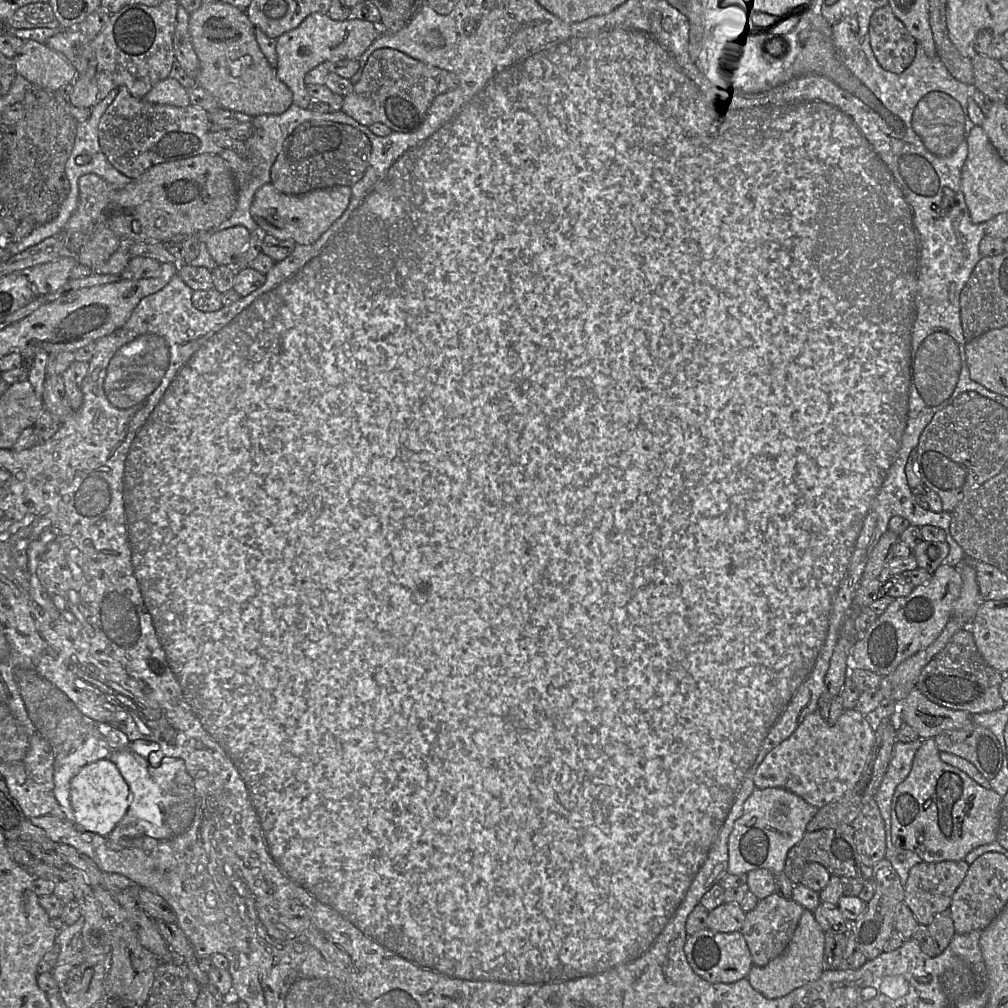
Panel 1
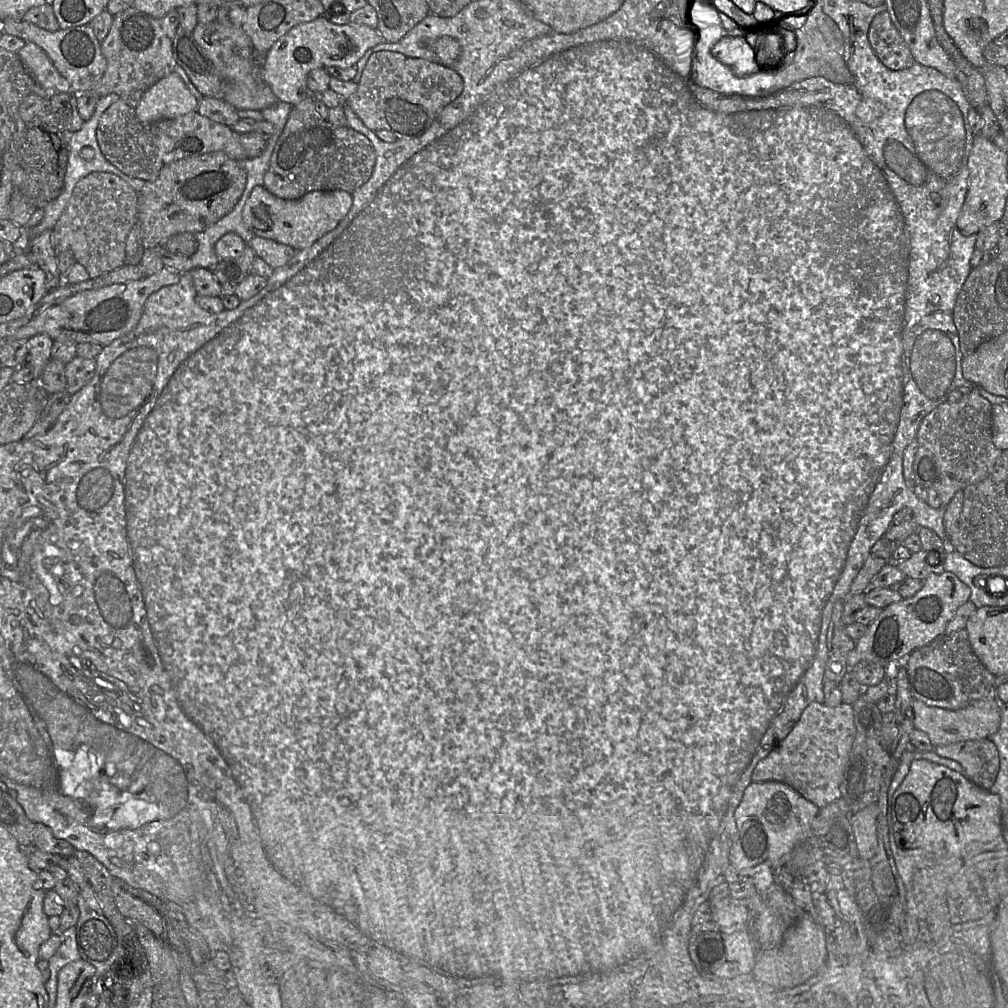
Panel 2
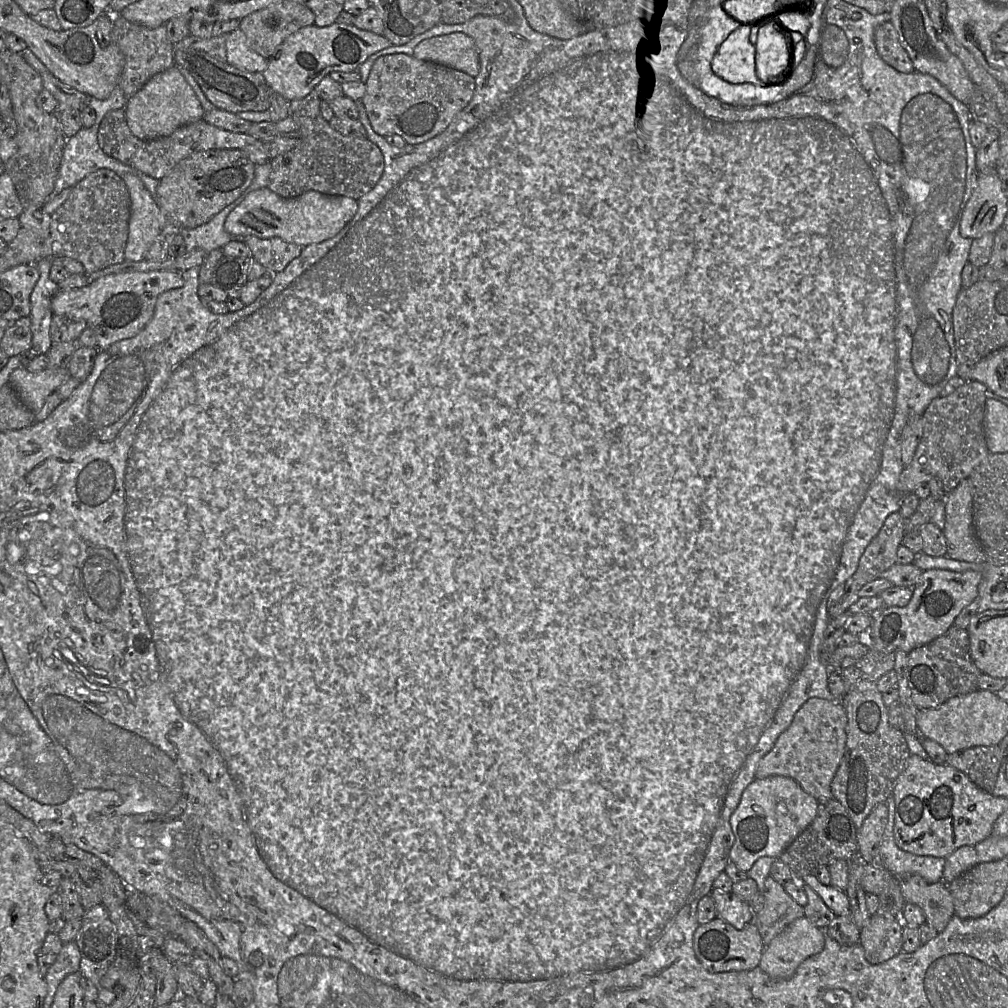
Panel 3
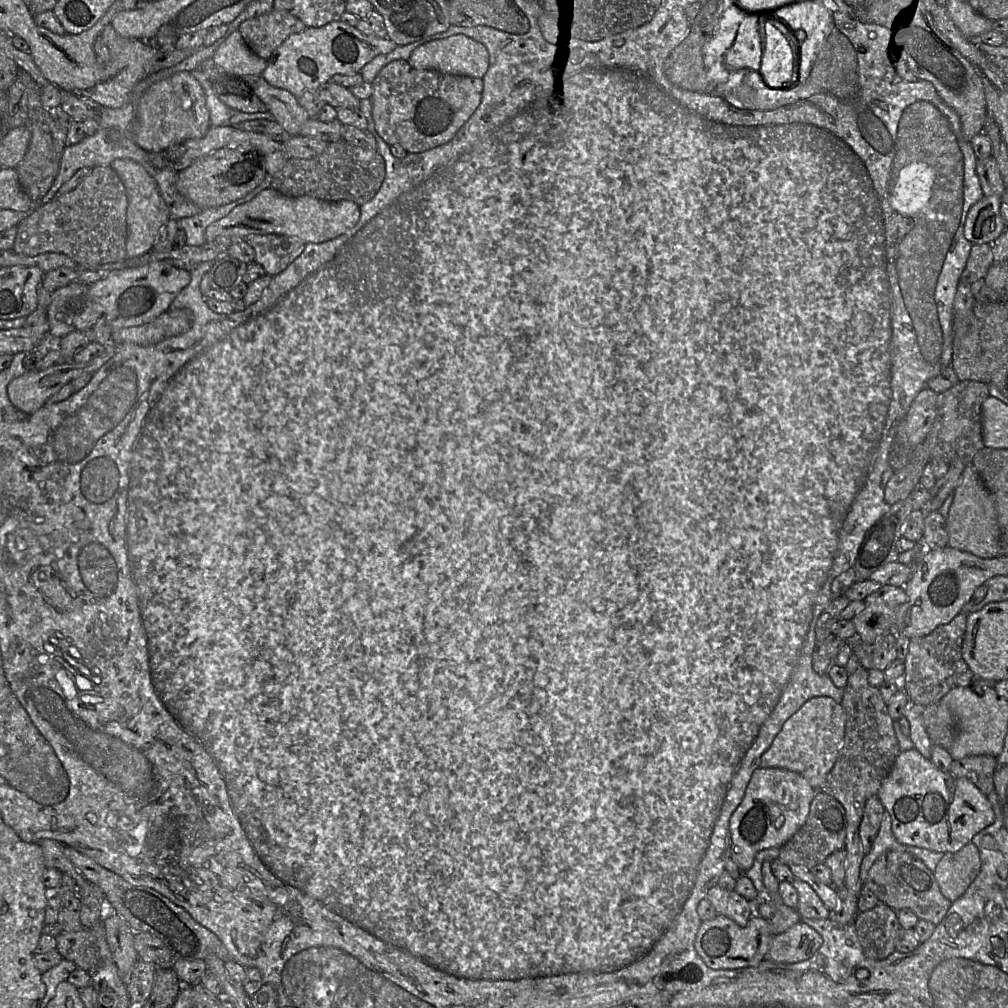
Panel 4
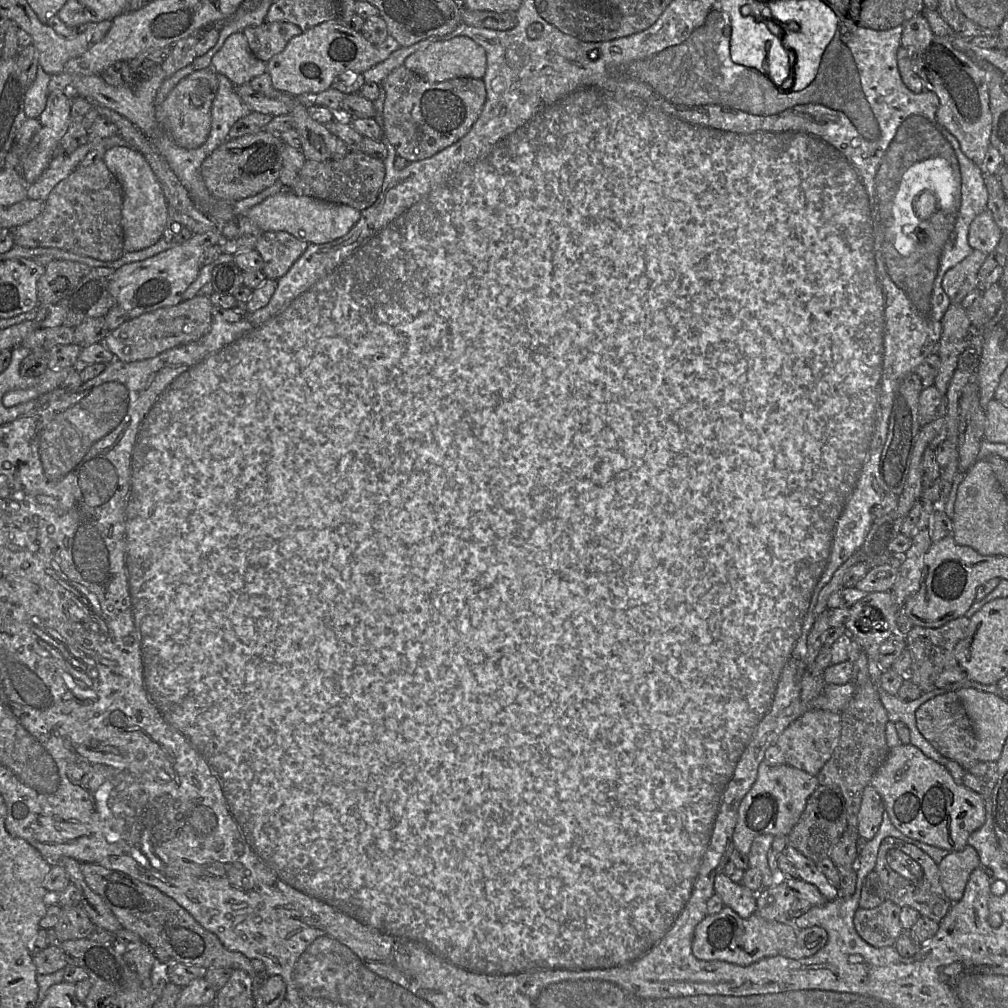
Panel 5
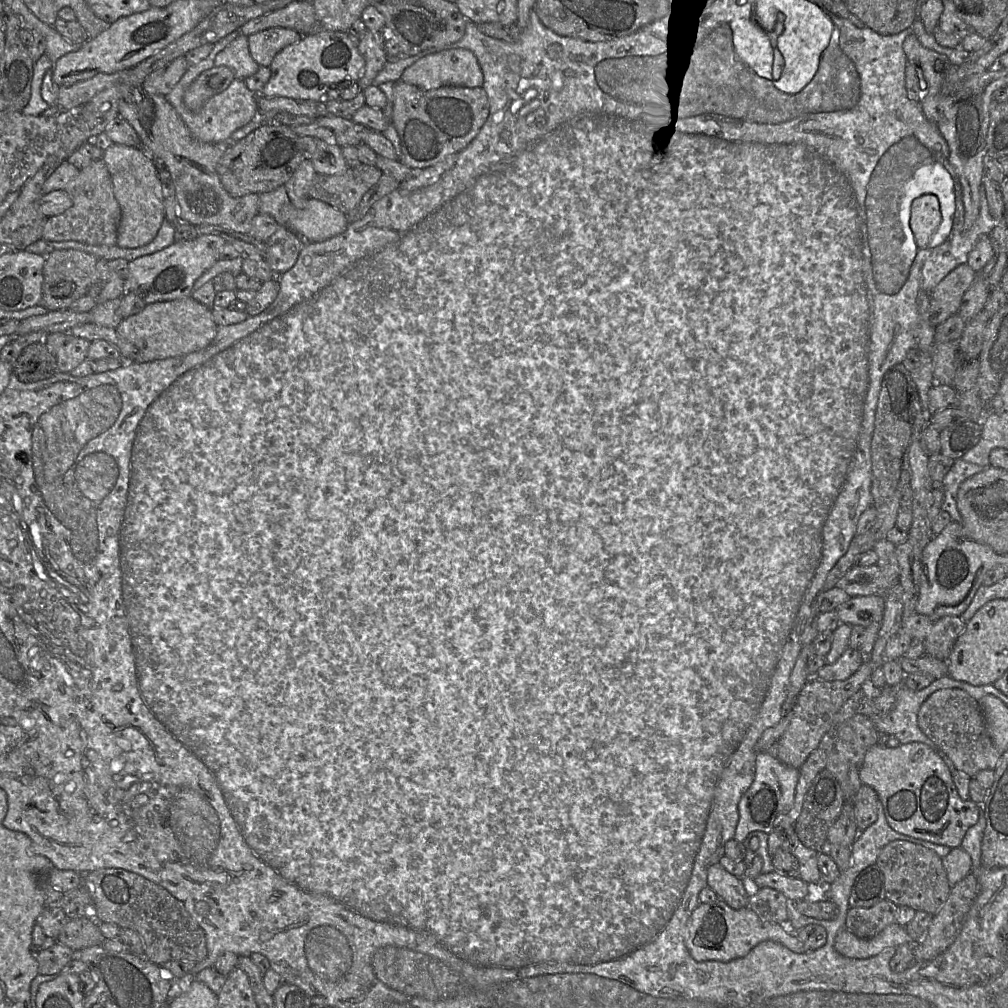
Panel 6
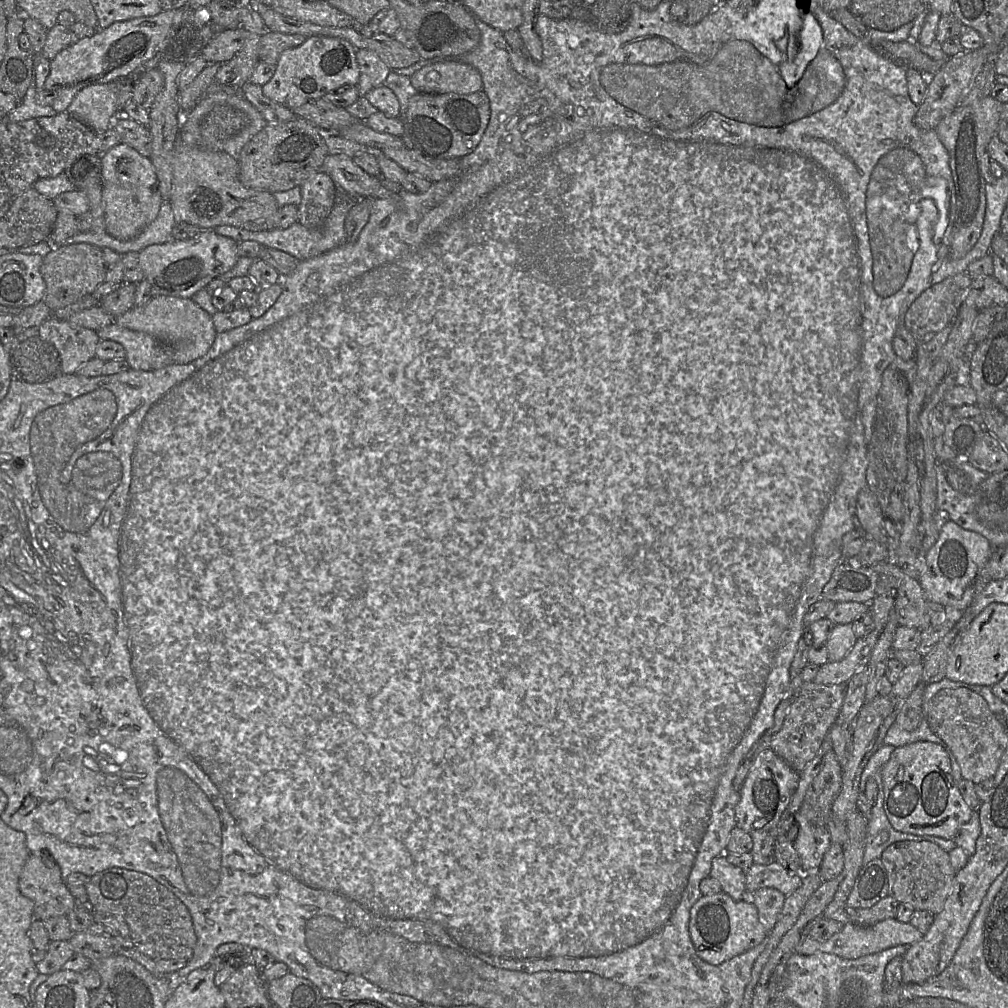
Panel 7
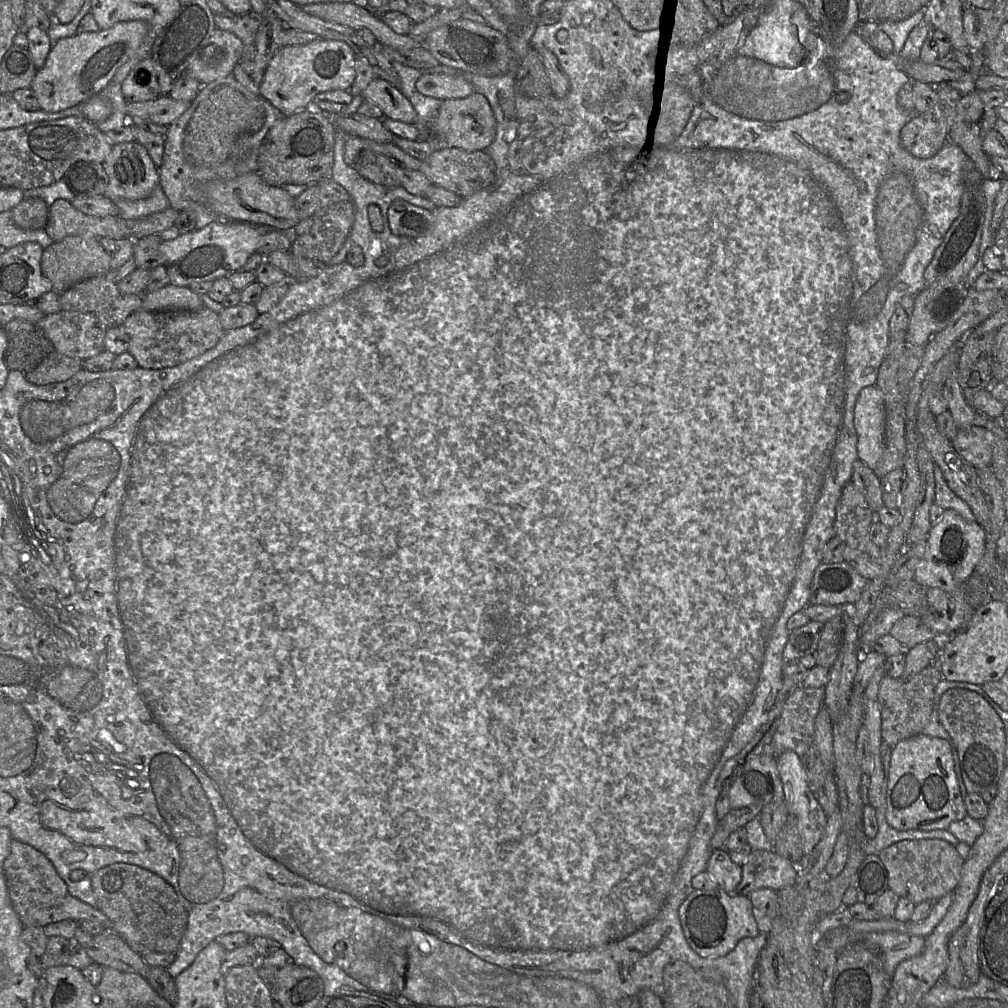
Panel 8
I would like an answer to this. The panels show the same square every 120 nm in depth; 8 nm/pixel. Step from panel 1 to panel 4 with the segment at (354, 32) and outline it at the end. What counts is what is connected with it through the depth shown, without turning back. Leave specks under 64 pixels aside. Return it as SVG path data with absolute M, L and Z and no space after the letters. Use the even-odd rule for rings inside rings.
M338 21L322 27L307 27L304 31L289 36L267 60L261 76L272 86L292 93L296 98L303 94L326 87L336 75L352 76L380 54L387 54L397 45L388 39L366 35L354 26Z

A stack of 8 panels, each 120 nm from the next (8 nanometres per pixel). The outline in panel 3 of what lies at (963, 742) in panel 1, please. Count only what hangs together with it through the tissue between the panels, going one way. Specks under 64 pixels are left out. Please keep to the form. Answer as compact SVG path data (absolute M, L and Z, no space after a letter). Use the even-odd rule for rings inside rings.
M998 745L975 746L947 755L946 764L963 772L980 789L994 790L1003 753Z

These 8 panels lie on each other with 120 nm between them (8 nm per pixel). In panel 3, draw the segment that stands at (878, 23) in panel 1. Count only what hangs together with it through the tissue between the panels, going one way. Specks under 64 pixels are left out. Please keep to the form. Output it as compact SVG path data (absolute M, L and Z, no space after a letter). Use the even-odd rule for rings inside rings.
M892 22L879 25L874 33L875 46L880 57L895 70L902 73L915 71L914 65L901 45Z

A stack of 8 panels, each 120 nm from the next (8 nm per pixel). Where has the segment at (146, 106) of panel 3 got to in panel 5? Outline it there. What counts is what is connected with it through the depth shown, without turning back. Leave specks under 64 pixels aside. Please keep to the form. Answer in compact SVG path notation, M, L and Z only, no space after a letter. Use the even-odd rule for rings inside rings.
M210 67L205 68L180 80L158 106L157 120L178 146L195 149L205 143L211 129L211 108L217 91L217 73Z

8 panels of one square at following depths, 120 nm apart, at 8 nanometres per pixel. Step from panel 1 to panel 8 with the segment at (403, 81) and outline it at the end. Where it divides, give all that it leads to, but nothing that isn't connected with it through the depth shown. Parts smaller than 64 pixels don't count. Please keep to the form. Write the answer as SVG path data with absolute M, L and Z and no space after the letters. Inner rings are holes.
M474 92L465 98L443 100L431 129L429 129L428 138L420 139L420 141L427 141L434 151L447 148L458 148L468 152L484 151L493 142L495 133L495 118L488 100L482 94Z

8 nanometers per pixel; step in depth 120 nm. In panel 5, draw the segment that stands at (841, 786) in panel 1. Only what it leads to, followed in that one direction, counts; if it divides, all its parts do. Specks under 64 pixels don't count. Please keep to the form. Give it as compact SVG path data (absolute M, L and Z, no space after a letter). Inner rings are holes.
M821 709L807 710L793 721L768 748L765 761L773 765L790 765L817 776L830 760L840 740L841 729L841 713Z

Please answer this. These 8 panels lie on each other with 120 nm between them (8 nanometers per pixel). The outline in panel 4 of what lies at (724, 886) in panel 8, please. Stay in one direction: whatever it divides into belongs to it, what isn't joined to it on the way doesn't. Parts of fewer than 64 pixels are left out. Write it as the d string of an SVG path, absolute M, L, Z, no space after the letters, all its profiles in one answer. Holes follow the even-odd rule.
M718 884L713 886L706 896L718 915L724 915L739 926L747 926L752 917L751 901L738 894L735 890L726 890Z

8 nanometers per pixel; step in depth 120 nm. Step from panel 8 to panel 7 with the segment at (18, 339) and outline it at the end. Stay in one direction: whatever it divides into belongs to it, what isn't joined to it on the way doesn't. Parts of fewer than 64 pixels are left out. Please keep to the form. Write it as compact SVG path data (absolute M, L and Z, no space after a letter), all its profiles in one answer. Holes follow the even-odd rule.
M39 334L21 341L10 354L12 376L28 383L50 381L60 374L57 348Z

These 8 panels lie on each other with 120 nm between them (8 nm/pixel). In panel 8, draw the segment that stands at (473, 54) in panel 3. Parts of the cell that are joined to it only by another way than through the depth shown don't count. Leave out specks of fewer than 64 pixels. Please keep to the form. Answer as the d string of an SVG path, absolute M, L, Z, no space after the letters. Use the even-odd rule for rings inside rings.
M423 74L415 86L424 96L440 100L465 98L474 93L472 84L463 77L447 74Z

